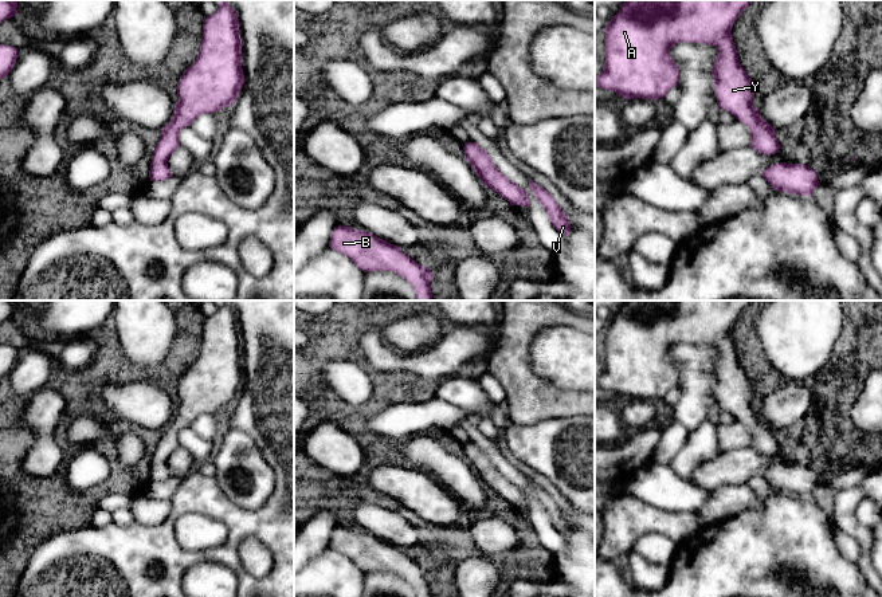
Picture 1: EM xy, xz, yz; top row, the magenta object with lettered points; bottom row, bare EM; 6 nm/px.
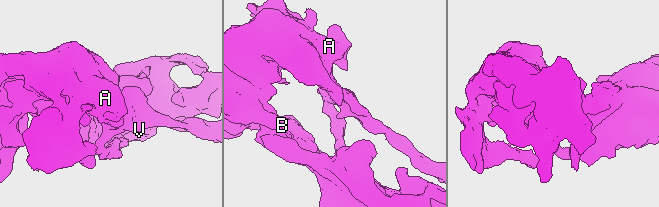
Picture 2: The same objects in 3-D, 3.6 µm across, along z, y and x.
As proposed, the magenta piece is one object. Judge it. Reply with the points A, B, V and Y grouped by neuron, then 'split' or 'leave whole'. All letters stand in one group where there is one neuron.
groups A B V Y; leave whole

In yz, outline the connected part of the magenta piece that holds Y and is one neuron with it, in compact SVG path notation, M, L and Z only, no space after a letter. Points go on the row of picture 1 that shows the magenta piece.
M624 0L619 12L607 23L605 63L603 71L595 75L595 86L615 91L627 99L665 98L679 79L678 66L674 63L670 48L674 44L703 43L714 46L718 52L712 75L714 93L721 110L734 115L748 126L750 133L749 148L764 156L779 152L780 145L775 129L761 118L758 109L752 106L754 94L753 80L738 62L737 50L732 38L732 28L740 13L753 0Z

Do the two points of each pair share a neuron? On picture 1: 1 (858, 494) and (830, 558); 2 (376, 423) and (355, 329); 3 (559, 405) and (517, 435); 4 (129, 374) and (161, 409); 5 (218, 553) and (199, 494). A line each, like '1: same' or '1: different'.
1: different
2: different
3: different
4: different
5: same

